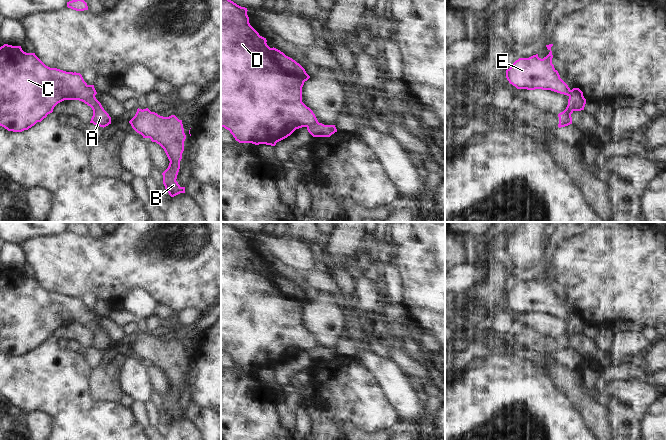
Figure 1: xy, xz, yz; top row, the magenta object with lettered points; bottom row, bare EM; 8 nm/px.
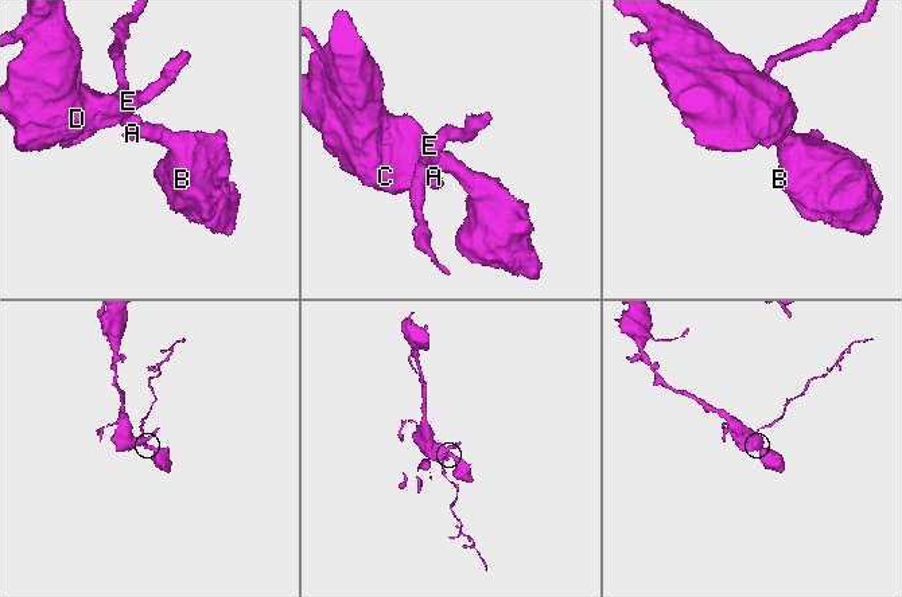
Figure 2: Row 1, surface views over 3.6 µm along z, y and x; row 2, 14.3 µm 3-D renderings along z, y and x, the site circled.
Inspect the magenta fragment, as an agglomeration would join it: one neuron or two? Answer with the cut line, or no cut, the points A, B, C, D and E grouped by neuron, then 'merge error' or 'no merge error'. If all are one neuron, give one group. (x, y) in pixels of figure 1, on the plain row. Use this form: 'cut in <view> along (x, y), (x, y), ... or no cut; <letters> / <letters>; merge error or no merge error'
cut in xy along (94, 319), (84, 326); A B / C D E; merge error

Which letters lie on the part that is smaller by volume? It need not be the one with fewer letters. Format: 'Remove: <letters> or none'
Remove: A, B

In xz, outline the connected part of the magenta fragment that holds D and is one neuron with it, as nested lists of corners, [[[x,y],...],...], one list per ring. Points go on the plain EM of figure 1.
[[[221,222],[221,351],[229,354],[239,367],[275,370],[296,353],[318,346],[302,326],[302,311],[310,300],[295,284],[267,269],[266,262],[250,249],[247,235],[228,222]]]

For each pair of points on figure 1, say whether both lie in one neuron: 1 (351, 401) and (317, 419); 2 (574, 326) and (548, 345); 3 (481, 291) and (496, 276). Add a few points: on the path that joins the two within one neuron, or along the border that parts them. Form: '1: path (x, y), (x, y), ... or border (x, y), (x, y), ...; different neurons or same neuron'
1: path (343, 401), (338, 401), (325, 414); same neuron
2: path (569, 333), (559, 344), (555, 345); same neuron
3: path (485, 287), (492, 280); same neuron

